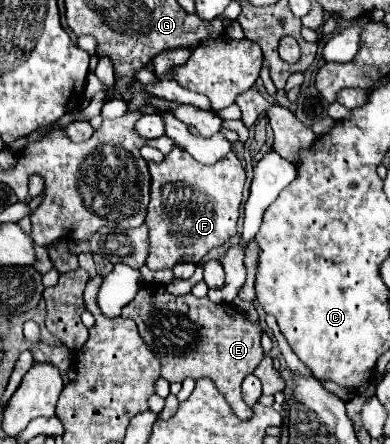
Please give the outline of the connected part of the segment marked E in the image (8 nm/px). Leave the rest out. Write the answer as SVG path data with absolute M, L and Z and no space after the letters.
M144 285L122 309L122 317L132 319L138 325L140 337L160 357L164 379L170 383L182 383L188 377L208 377L224 395L236 417L248 419L252 415L252 409L242 401L240 383L264 357L260 345L262 327L248 321L248 317L244 317L244 313L232 303L222 307L214 305L208 297L198 299L192 293L174 297L164 285Z

